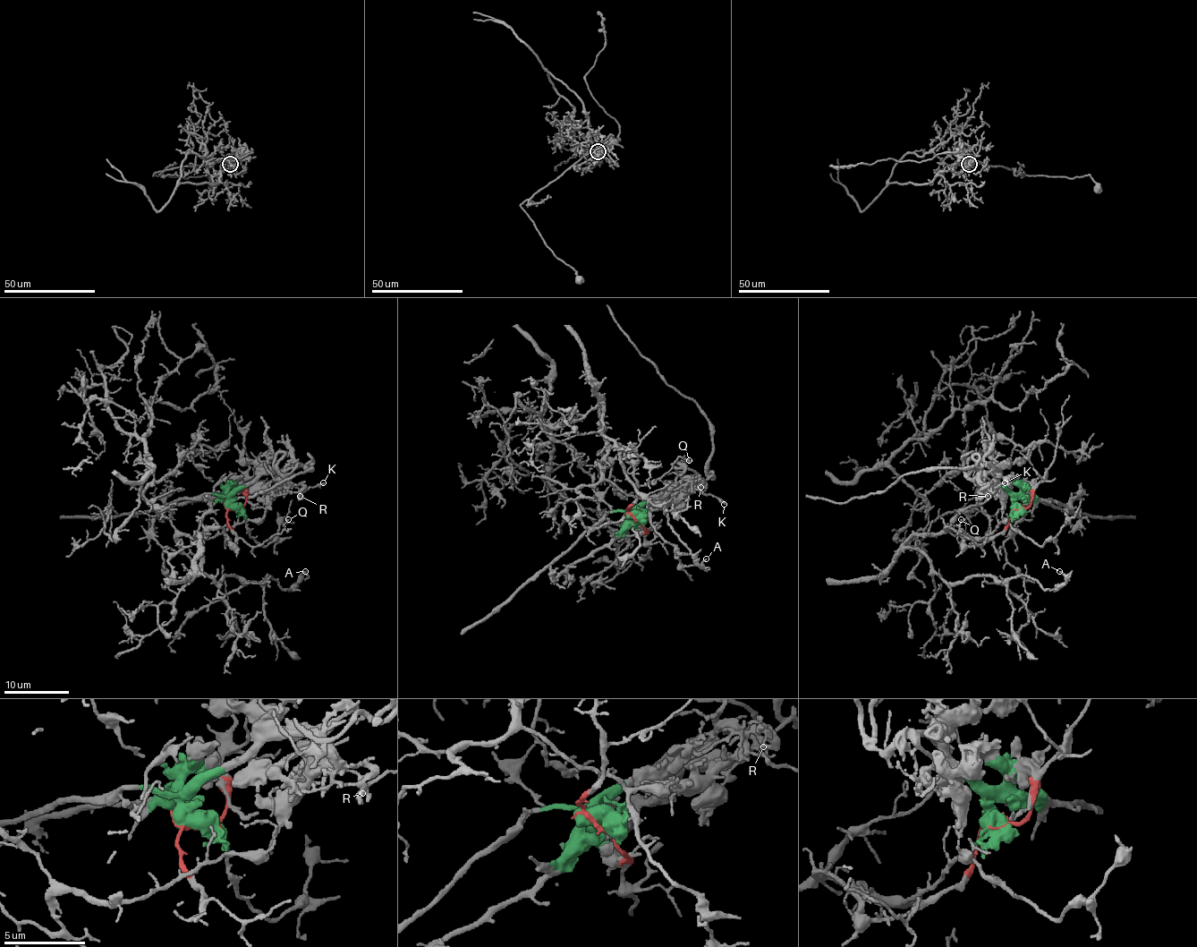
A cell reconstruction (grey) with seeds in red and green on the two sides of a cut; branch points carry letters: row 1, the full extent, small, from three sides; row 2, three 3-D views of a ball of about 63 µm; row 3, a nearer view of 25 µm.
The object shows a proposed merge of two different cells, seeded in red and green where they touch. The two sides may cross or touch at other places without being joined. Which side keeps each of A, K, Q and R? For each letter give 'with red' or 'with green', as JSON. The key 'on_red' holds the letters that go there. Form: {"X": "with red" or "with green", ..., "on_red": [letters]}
{"A": "with red", "K": "with green", "Q": "with red", "R": "with green", "on_red": ["A", "Q"]}

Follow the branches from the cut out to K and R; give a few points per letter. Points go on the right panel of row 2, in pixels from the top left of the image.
K: (1018, 507), (1002, 486), (989, 490), (987, 495), (992, 491), (990, 486), (994, 491), (1005, 483)
R: (1018, 507), (1002, 486), (990, 490), (989, 495), (990, 486), (979, 491), (987, 496)

